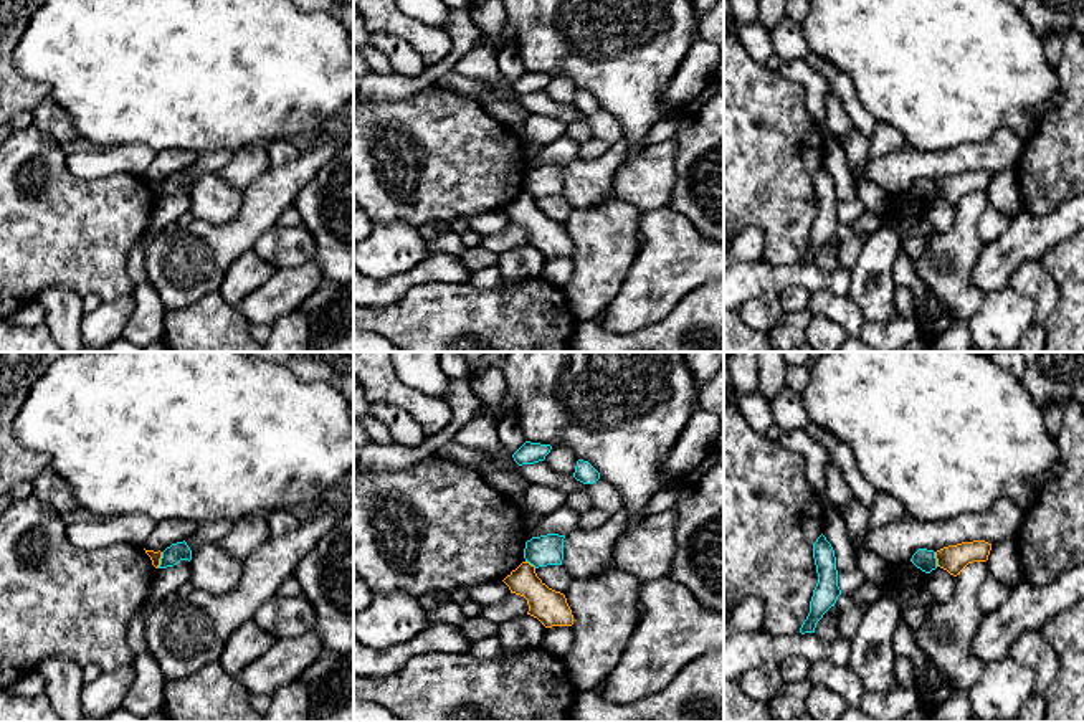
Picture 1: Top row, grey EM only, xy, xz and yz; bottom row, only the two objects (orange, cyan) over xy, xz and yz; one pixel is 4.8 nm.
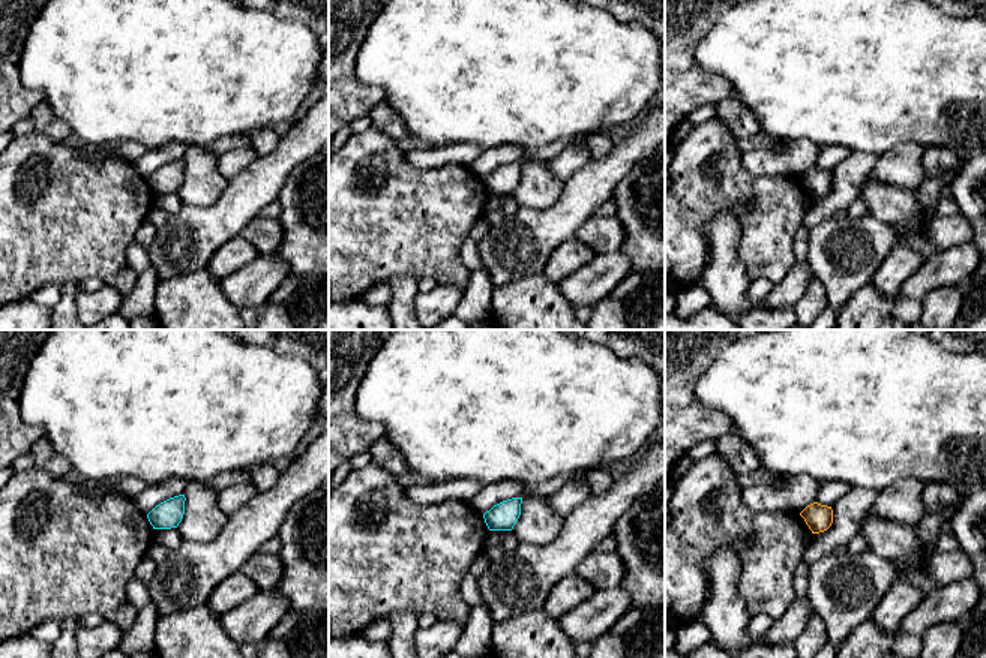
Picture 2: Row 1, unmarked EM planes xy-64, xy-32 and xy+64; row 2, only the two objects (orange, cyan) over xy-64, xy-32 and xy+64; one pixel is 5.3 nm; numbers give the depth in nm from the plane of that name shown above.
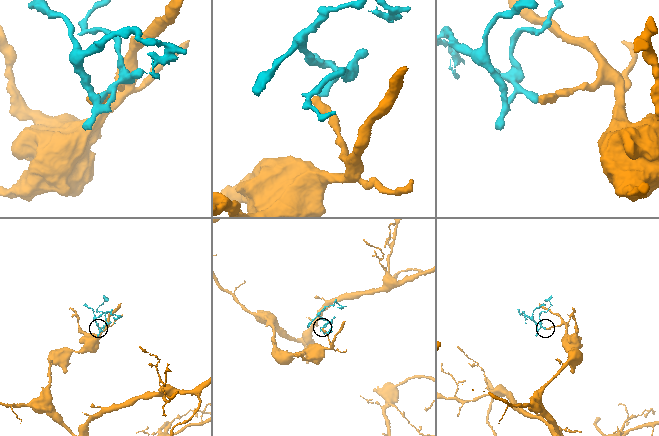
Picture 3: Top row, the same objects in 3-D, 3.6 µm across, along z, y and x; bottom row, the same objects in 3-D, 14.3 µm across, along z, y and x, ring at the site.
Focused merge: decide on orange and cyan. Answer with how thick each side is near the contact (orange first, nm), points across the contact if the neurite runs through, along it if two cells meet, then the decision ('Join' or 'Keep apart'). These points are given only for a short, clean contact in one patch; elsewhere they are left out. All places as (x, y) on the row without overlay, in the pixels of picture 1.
Thickness 50 nm (orange) against 90 nm. Boundary: xy (162, 182), (157, 197). Keep apart

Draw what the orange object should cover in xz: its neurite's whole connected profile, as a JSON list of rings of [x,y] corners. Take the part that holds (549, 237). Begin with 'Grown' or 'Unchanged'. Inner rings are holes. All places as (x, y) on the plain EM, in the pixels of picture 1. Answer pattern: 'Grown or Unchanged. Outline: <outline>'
Unchanged. Outline: [[[522,192],[502,211],[511,223],[527,230],[527,245],[537,248],[545,258],[573,254],[573,245],[565,225],[549,218],[529,192]]]

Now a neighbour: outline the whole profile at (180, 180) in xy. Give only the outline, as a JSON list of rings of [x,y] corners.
[[[185,170],[183,172],[172,173],[170,177],[167,177],[162,182],[162,188],[160,188],[159,198],[174,197],[180,190],[188,190],[188,192],[192,190],[192,180],[190,180],[190,177],[187,175]]]

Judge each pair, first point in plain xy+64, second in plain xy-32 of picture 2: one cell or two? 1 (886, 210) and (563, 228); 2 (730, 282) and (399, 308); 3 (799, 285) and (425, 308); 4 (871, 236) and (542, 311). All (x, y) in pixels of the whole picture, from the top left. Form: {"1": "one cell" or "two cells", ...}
{"1": "two cells", "2": "one cell", "3": "one cell", "4": "two cells"}

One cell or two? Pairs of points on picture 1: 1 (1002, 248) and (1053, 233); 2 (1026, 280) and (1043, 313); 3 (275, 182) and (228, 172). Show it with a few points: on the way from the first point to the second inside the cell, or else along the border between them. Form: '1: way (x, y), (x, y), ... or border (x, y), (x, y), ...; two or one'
1: way (1015, 246), (1028, 237), (1040, 233); one
2: way (1035, 288), (1043, 296), (1043, 304); one
3: border (270, 166), (243, 192); two

